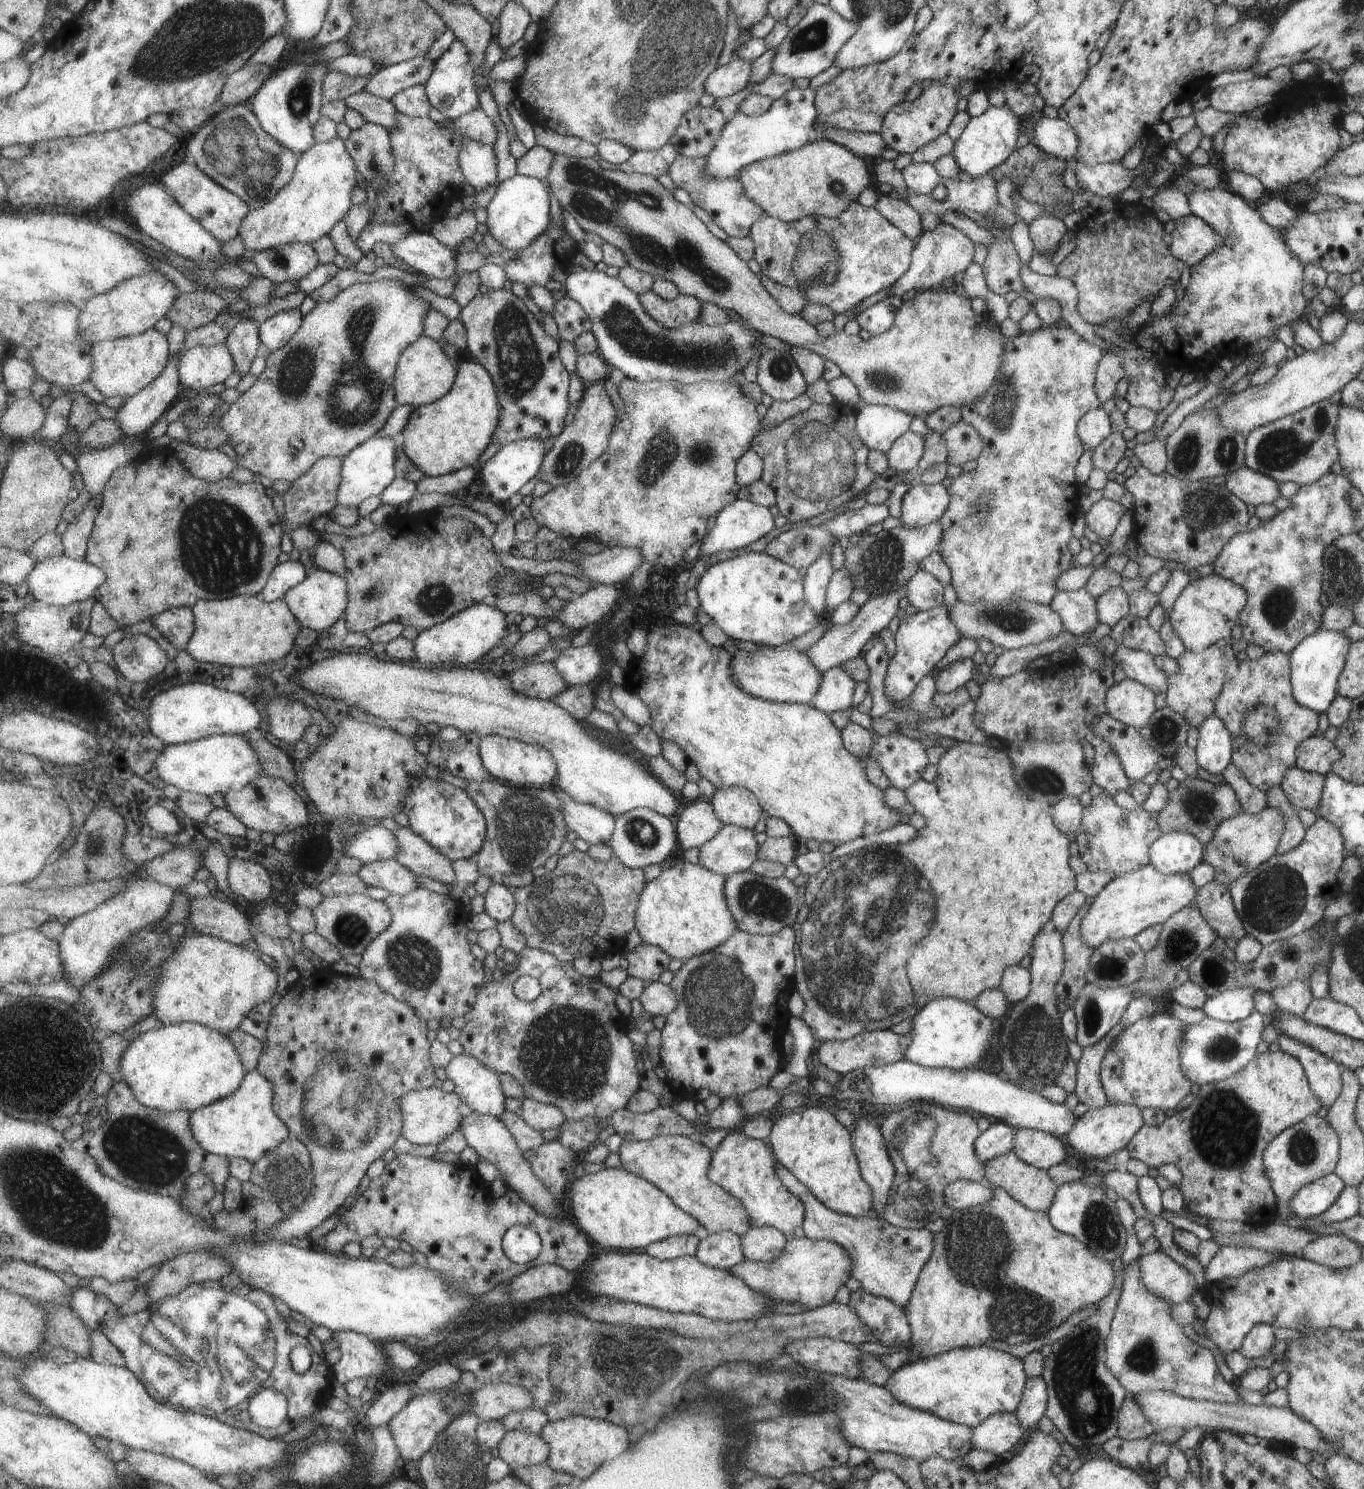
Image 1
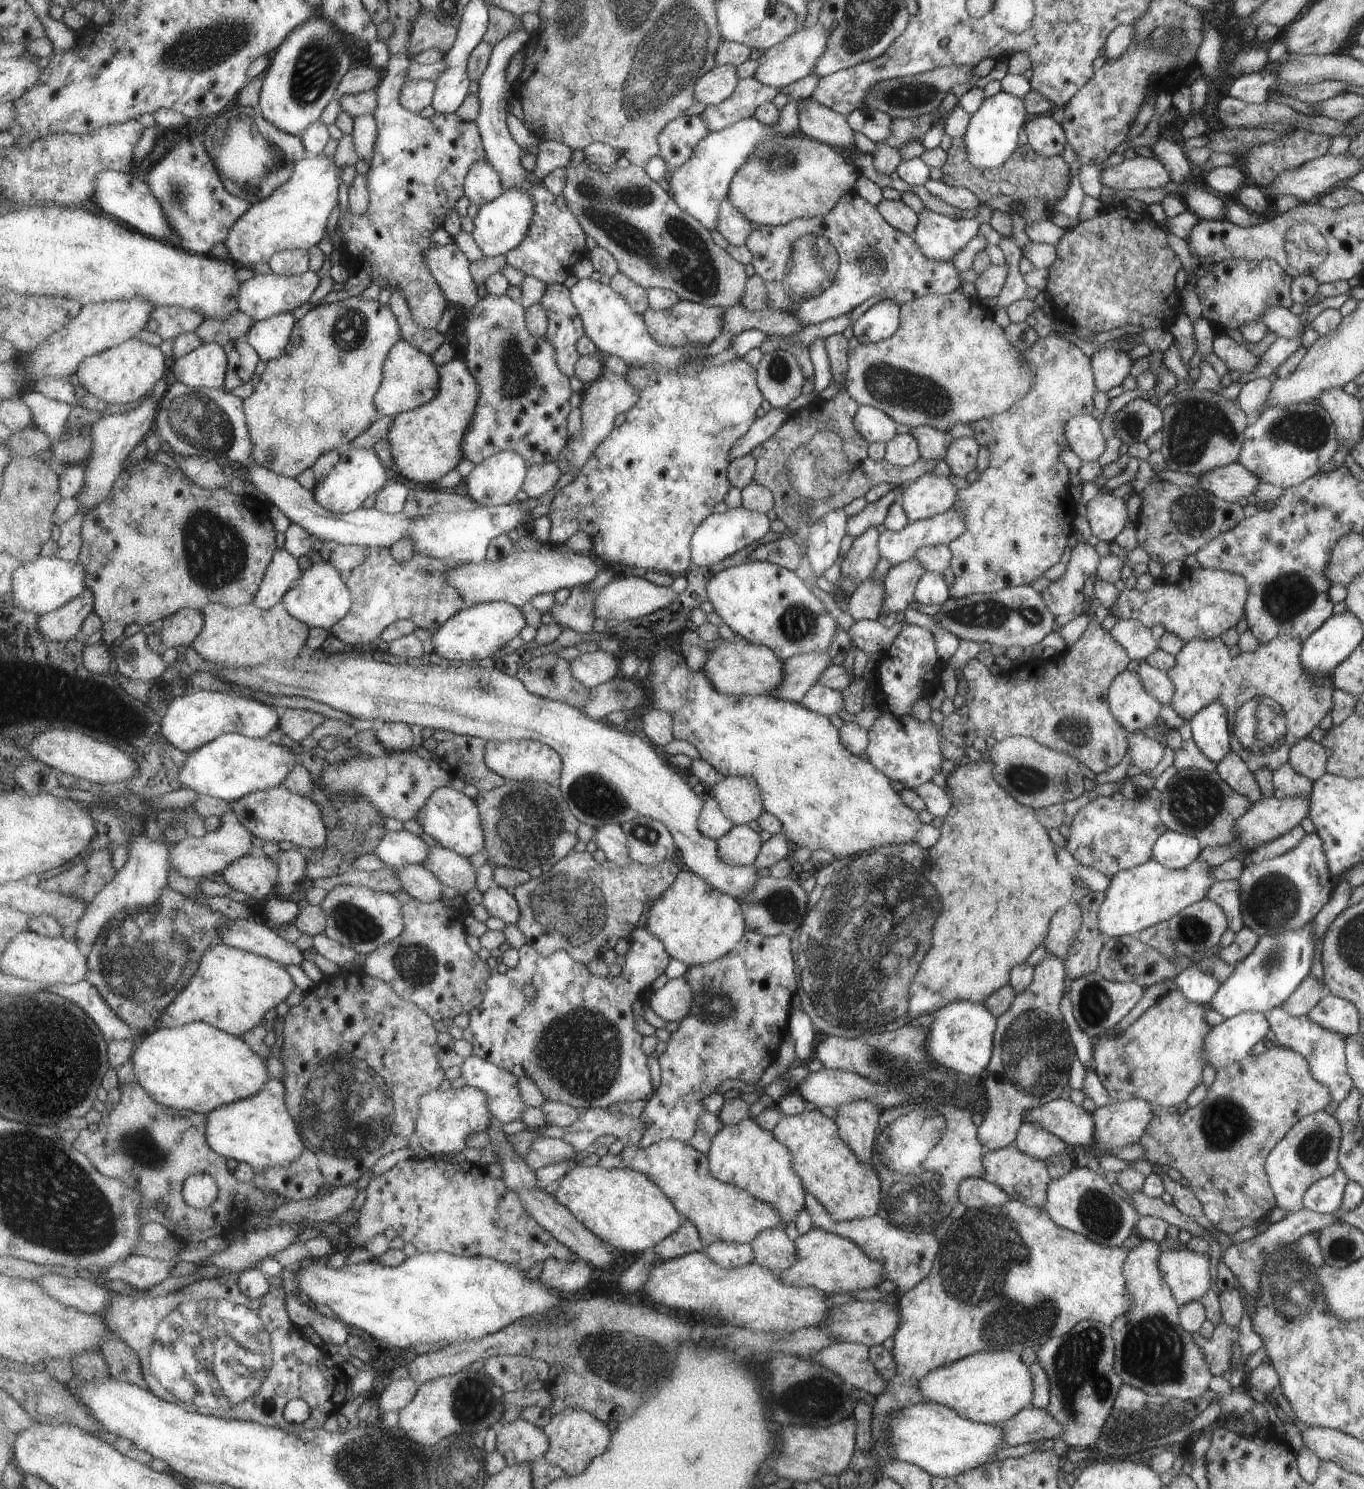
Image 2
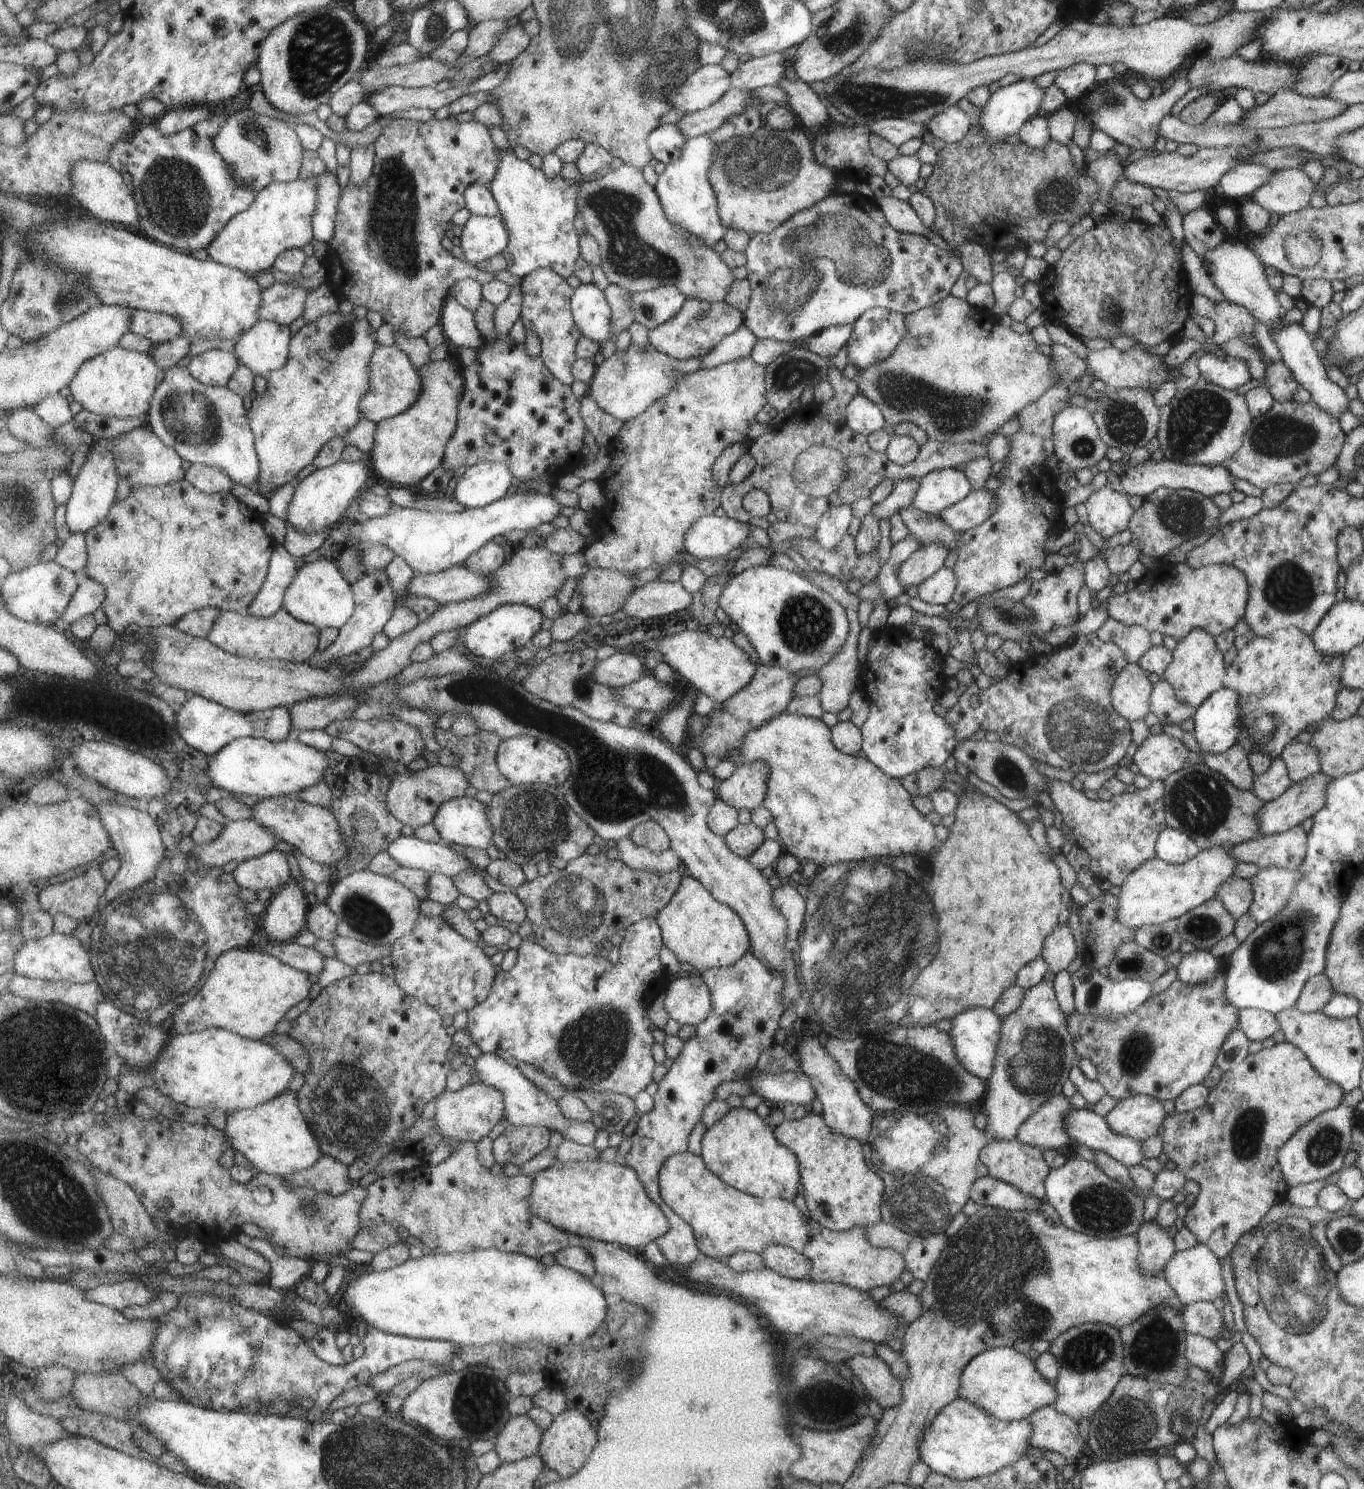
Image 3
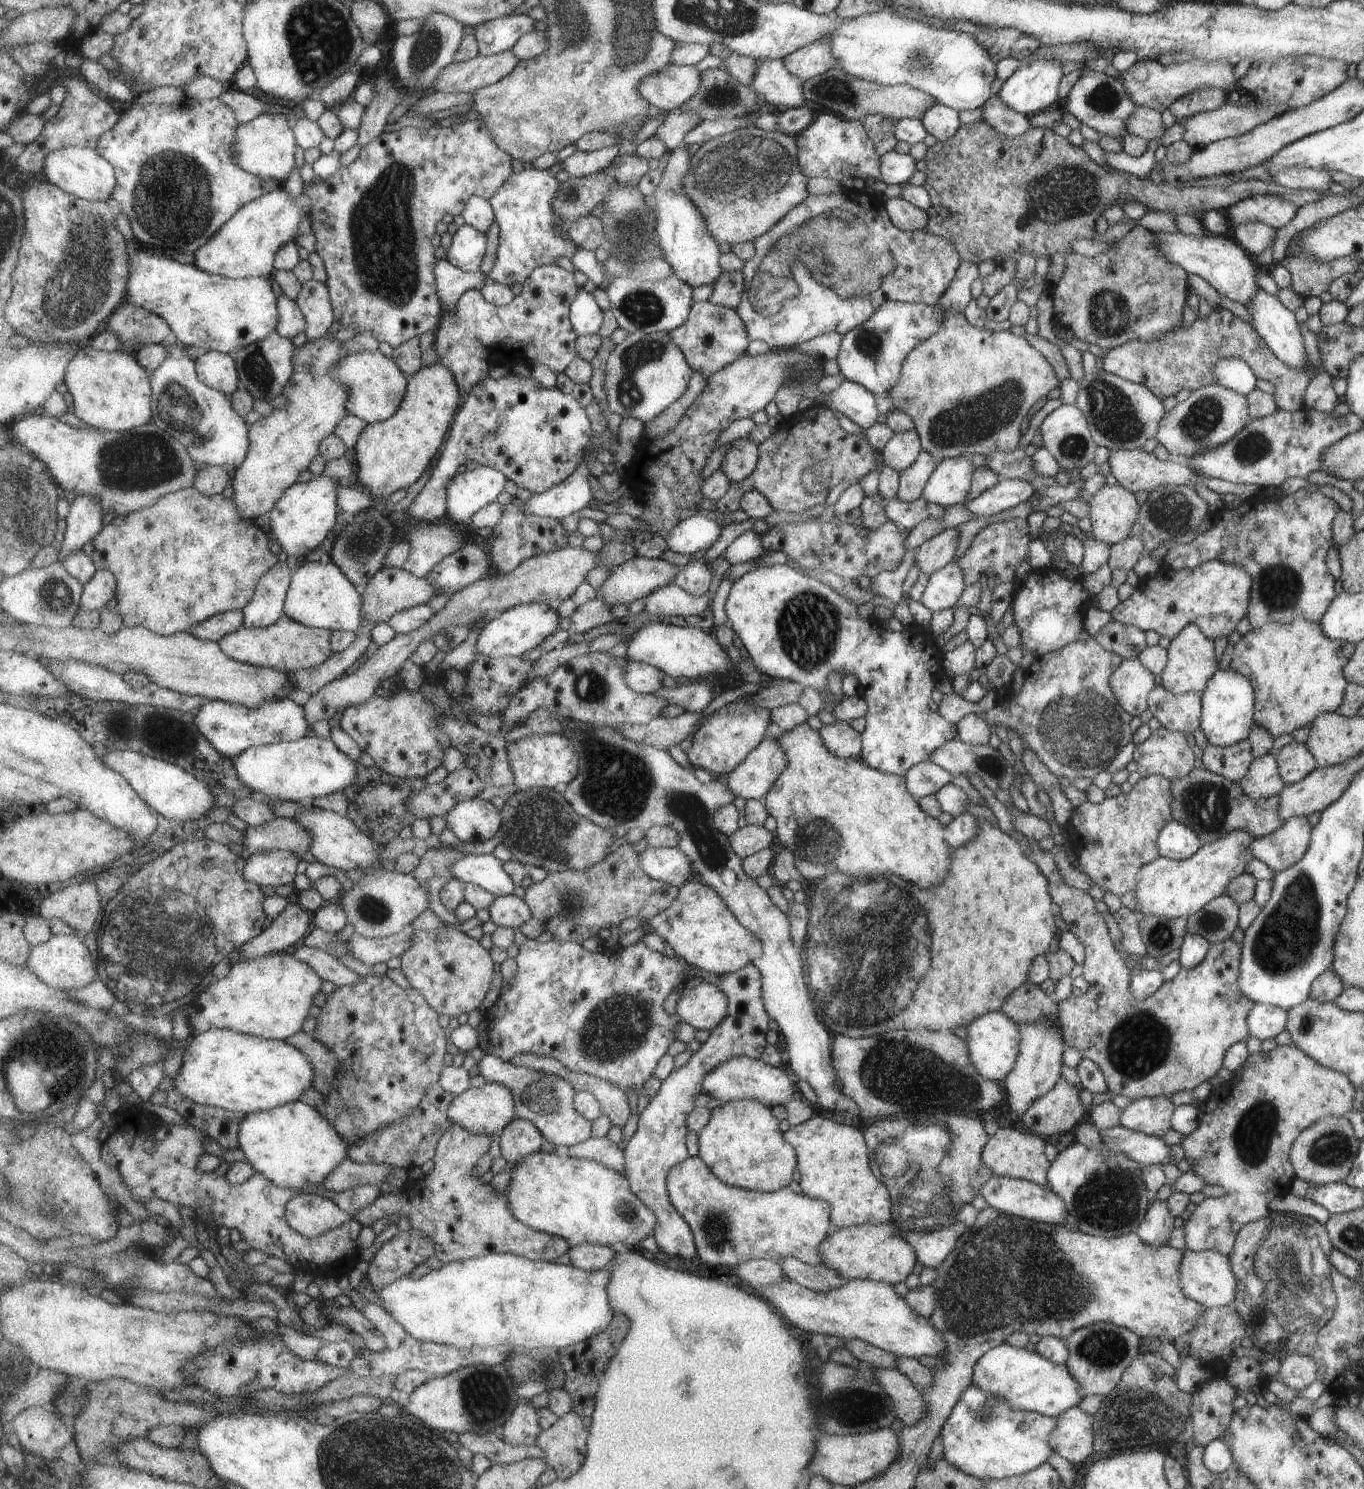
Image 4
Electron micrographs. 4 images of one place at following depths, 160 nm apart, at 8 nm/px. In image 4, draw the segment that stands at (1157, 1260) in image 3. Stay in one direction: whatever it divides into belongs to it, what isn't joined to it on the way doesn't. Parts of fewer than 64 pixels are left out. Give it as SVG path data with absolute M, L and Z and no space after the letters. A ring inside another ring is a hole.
M1151 1198L1146 1210L1145 1220L1135 1231L1147 1245L1165 1245L1171 1229L1174 1228L1173 1219L1166 1200Z

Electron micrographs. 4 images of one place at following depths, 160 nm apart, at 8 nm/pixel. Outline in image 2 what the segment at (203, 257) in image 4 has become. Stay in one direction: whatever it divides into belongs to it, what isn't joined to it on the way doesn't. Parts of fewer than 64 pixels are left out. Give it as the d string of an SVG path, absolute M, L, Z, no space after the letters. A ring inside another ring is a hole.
M308 155L297 162L293 176L270 197L256 202L230 230L224 244L230 253L228 259L238 266L251 268L254 264L268 262L282 250L312 249L321 245L327 222L335 206L340 204L339 187L342 166L337 167L333 158Z

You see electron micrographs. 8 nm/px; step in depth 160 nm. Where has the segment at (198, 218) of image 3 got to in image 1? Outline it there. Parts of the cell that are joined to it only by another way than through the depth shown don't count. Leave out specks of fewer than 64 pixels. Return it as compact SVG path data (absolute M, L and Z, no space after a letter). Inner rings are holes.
M189 159L171 168L164 174L162 181L175 200L221 242L229 242L241 233L242 224L252 209L243 198L220 186L205 172L200 171L197 165Z

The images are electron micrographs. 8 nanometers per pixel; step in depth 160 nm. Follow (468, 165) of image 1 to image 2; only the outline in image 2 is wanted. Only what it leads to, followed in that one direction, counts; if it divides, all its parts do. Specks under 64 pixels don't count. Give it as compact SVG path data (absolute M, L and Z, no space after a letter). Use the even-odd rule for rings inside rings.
M489 158L477 160L471 166L464 186L466 198L480 208L499 198L504 190L503 178L493 168Z

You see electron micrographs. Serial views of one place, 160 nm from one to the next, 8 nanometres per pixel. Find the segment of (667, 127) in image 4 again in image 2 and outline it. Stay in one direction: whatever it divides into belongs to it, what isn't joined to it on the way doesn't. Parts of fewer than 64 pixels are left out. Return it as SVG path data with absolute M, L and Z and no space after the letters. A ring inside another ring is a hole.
M751 77L739 82L735 93L720 104L709 105L702 116L711 131L723 130L743 118L754 116L757 108L770 102L778 94L779 89L761 84L757 78Z

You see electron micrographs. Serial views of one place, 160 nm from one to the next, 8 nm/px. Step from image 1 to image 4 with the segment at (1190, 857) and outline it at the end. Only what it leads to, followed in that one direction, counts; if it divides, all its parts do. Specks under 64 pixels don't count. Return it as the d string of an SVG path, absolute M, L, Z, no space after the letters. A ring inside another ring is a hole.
M1173 818L1158 834L1158 856L1180 861L1189 858L1202 843L1195 830Z

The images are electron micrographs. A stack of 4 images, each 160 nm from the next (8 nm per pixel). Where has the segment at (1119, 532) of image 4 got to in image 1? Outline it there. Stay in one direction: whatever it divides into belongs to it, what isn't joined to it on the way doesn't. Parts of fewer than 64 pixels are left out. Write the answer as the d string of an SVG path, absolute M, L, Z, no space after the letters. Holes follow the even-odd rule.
M1102 497L1084 512L1083 519L1086 529L1094 532L1099 538L1107 539L1113 534L1121 514L1123 514L1121 504Z

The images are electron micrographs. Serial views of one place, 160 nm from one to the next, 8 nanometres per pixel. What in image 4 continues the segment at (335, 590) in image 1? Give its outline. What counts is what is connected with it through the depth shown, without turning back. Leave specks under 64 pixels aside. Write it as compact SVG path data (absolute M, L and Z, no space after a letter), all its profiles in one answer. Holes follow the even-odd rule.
M332 560L326 564L318 561L303 563L293 573L284 612L310 627L357 632L362 628L363 599L355 585Z

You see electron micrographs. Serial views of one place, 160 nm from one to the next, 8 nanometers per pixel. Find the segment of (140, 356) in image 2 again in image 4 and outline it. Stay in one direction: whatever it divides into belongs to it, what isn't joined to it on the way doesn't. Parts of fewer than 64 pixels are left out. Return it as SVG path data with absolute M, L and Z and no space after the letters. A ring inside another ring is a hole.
M83 346L78 355L70 362L65 384L73 396L75 414L89 427L106 431L130 431L151 422L152 414L152 380L150 372L141 366L135 354L125 350L100 351L90 346Z

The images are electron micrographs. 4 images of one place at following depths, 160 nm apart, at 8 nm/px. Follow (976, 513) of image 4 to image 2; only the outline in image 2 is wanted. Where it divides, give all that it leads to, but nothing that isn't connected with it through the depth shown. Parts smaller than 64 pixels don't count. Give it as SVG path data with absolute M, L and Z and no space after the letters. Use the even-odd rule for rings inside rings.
M953 509L931 518L909 521L907 526L899 531L885 529L878 534L877 554L879 554L879 558L884 558L892 567L901 564L901 562L907 562L909 558L913 558L921 546L947 545L950 541L958 538L959 534L963 533L963 528L965 528L965 516Z

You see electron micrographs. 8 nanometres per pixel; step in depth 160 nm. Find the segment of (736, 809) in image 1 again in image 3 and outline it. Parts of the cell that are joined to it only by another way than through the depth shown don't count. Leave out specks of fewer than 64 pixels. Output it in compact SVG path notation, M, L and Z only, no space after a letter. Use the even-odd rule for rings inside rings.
M751 762L736 767L729 778L717 782L718 797L737 810L744 808L752 812L762 805L768 775L765 762Z

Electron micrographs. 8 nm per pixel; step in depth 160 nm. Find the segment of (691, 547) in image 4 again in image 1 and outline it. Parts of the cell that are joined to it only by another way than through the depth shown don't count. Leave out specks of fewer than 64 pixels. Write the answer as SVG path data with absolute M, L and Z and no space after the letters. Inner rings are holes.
M738 499L718 514L714 527L702 539L699 556L740 550L765 536L773 527L768 508Z

